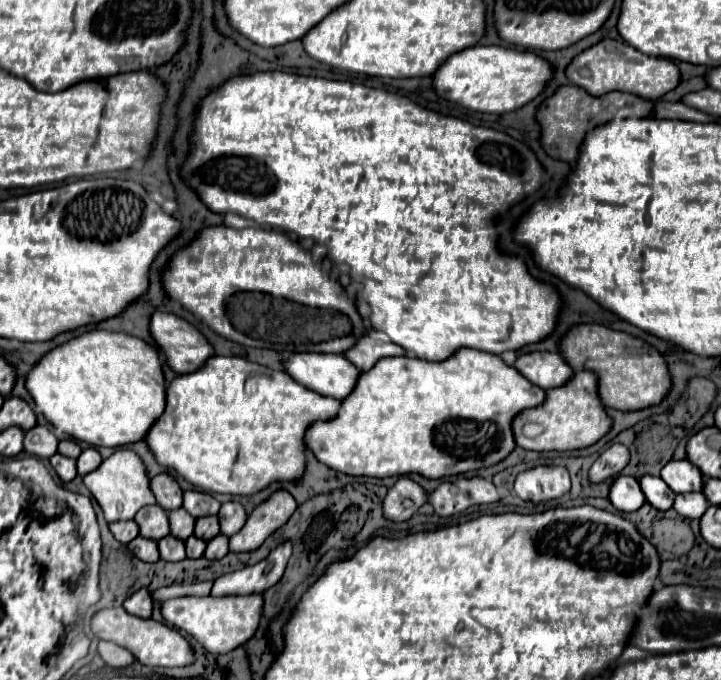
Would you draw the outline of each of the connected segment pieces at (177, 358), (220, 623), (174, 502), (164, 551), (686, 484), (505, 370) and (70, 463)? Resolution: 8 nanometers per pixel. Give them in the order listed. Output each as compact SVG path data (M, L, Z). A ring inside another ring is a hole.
M154 311L148 329L164 363L176 373L196 371L208 355L214 355L208 341L190 323L170 313Z
M226 595L226 597L176 597L160 603L160 613L168 625L192 635L208 653L228 653L238 645L246 643L260 621L262 597L260 595Z
M162 473L162 475L156 475L154 479L150 479L150 491L154 493L156 497L156 503L160 507L164 507L166 511L172 511L172 509L178 509L182 505L182 489L178 487L178 483Z
M166 535L164 539L158 541L158 549L160 549L160 557L164 561L180 561L186 557L184 553L184 541L172 537L172 535Z
M668 461L660 471L662 481L674 491L674 493L686 493L686 491L700 491L704 485L704 475L690 463L690 461Z
M458 349L444 361L424 361L416 357L384 357L370 371L360 373L352 393L340 401L336 419L314 423L304 433L304 445L314 457L334 471L346 475L392 477L420 473L428 479L450 477L466 471L476 471L502 461L514 449L510 423L528 407L544 401L544 389L532 385L514 367L508 367L500 357L476 351Z
M52 455L50 457L50 465L54 467L54 471L58 473L58 477L68 483L76 477L76 459L70 459L70 457L64 457L64 455Z

